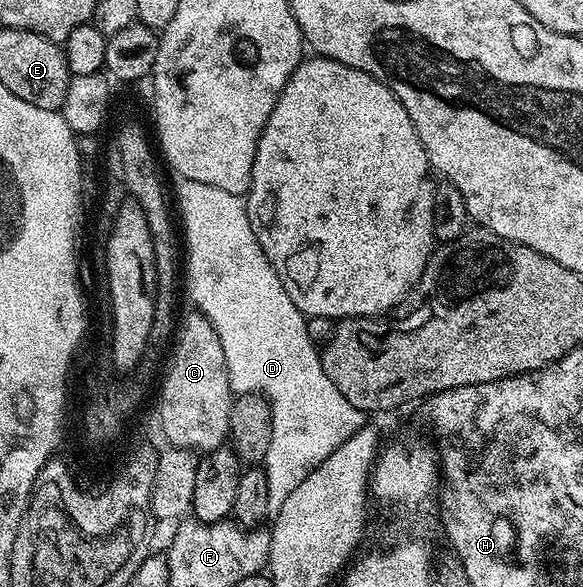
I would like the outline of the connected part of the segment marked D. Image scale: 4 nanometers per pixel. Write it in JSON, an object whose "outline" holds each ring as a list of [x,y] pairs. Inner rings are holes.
{"outline":[[[180,179],[175,182],[176,185],[176,199],[174,195],[174,201],[177,205],[180,204],[180,217],[184,220],[184,231],[182,227],[182,241],[183,244],[186,246],[188,244],[188,293],[192,296],[192,301],[197,310],[203,313],[206,319],[210,321],[213,325],[214,331],[218,333],[218,339],[221,340],[222,343],[222,350],[223,354],[226,357],[226,367],[229,371],[229,385],[232,388],[233,394],[236,395],[243,395],[246,393],[258,393],[261,397],[264,398],[265,401],[268,402],[268,406],[272,409],[272,442],[270,443],[270,447],[266,451],[266,455],[264,456],[264,460],[262,462],[262,468],[266,475],[266,487],[270,487],[270,503],[268,504],[268,511],[269,514],[275,515],[279,508],[282,507],[282,503],[285,502],[286,497],[290,495],[294,487],[297,487],[298,483],[302,481],[306,477],[306,475],[310,475],[312,471],[324,459],[329,458],[334,451],[337,451],[338,447],[342,445],[342,443],[346,442],[346,440],[350,439],[355,432],[359,431],[366,424],[366,414],[364,414],[358,407],[354,407],[354,403],[349,403],[346,400],[346,395],[342,395],[342,391],[338,391],[338,387],[334,387],[334,383],[330,383],[330,375],[326,375],[326,371],[324,370],[324,364],[320,362],[320,354],[318,352],[318,345],[317,342],[314,342],[310,339],[310,335],[308,334],[308,322],[303,313],[300,312],[298,307],[294,307],[294,299],[290,299],[290,295],[286,291],[286,287],[282,283],[282,279],[278,279],[278,271],[274,271],[274,267],[270,263],[270,259],[266,259],[266,255],[262,251],[262,247],[258,243],[258,239],[254,235],[254,231],[252,230],[252,224],[250,223],[250,219],[248,218],[248,203],[247,200],[239,193],[231,193],[230,191],[222,191],[222,187],[210,187],[210,183],[198,183],[194,179]]]}

